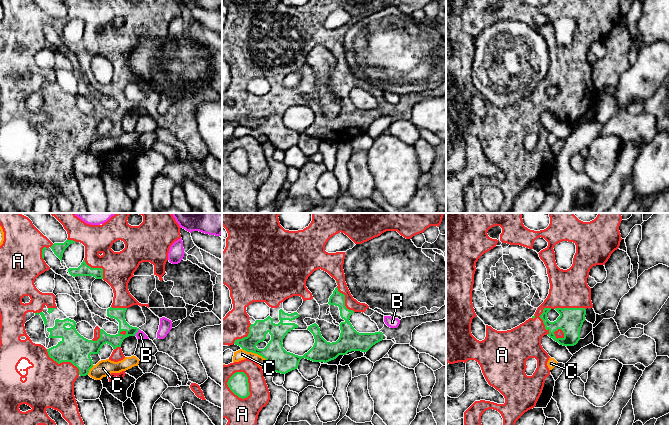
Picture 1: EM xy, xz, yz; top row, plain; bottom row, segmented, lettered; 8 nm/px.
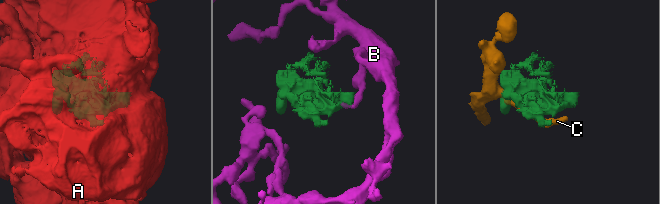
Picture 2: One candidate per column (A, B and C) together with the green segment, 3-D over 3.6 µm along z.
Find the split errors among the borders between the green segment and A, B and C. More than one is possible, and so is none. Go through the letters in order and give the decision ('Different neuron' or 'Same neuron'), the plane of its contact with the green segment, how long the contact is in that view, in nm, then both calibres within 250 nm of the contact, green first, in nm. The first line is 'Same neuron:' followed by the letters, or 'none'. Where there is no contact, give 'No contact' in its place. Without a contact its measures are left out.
Same neuron: A
A: Same neuron. Touches green in xz. Shared border 240 nm. Thickness 160 nm (green) against 220 nm
B: Different neuron. Touches green in xy. Shared border 70 nm. Thickness 100 nm (green) against 70 nm
C: Different neuron. Touches green in xz. Shared border 260 nm. Thickness 190 nm (green) against 90 nm

